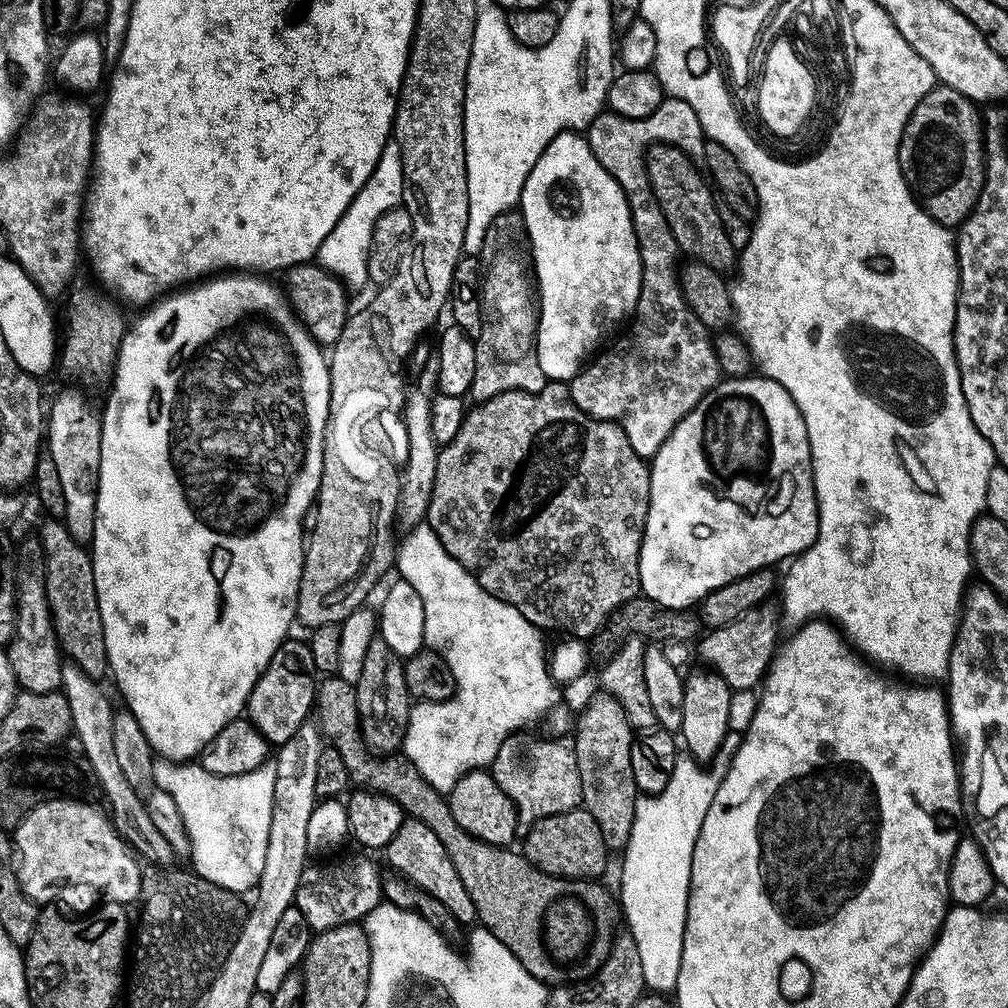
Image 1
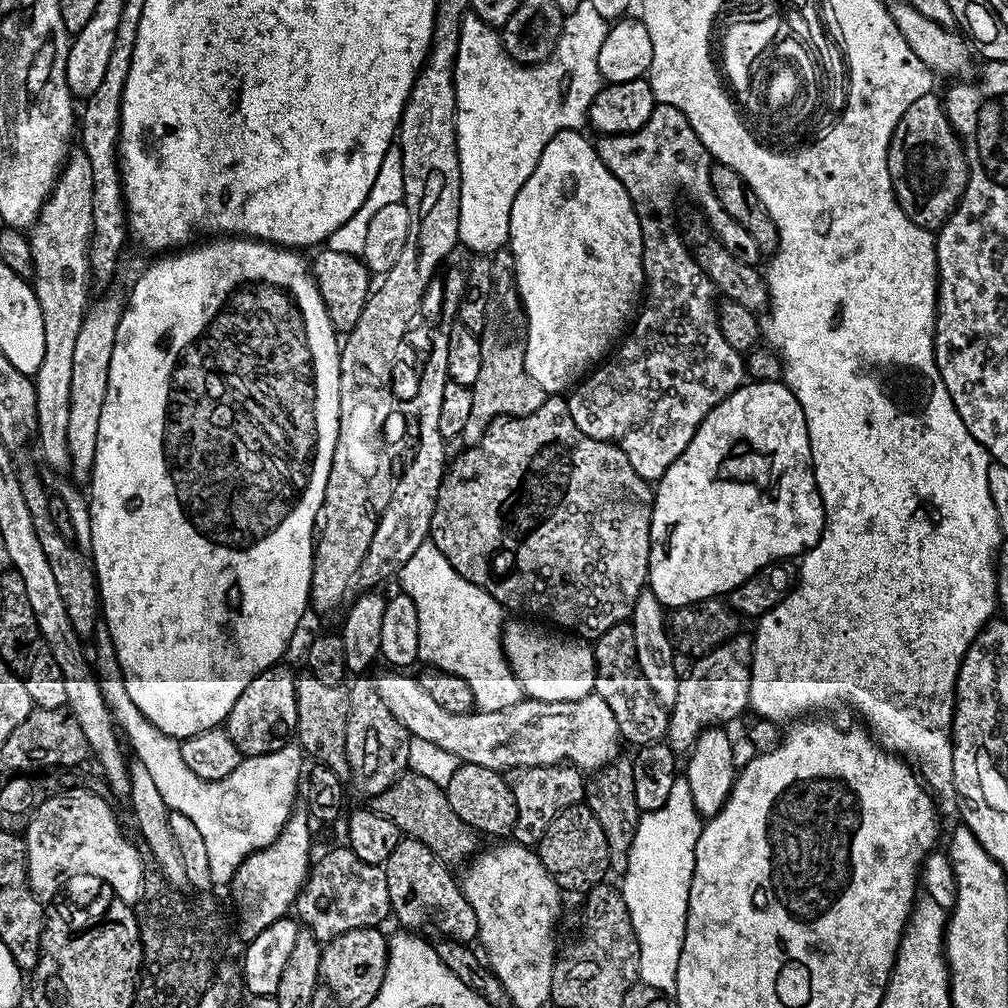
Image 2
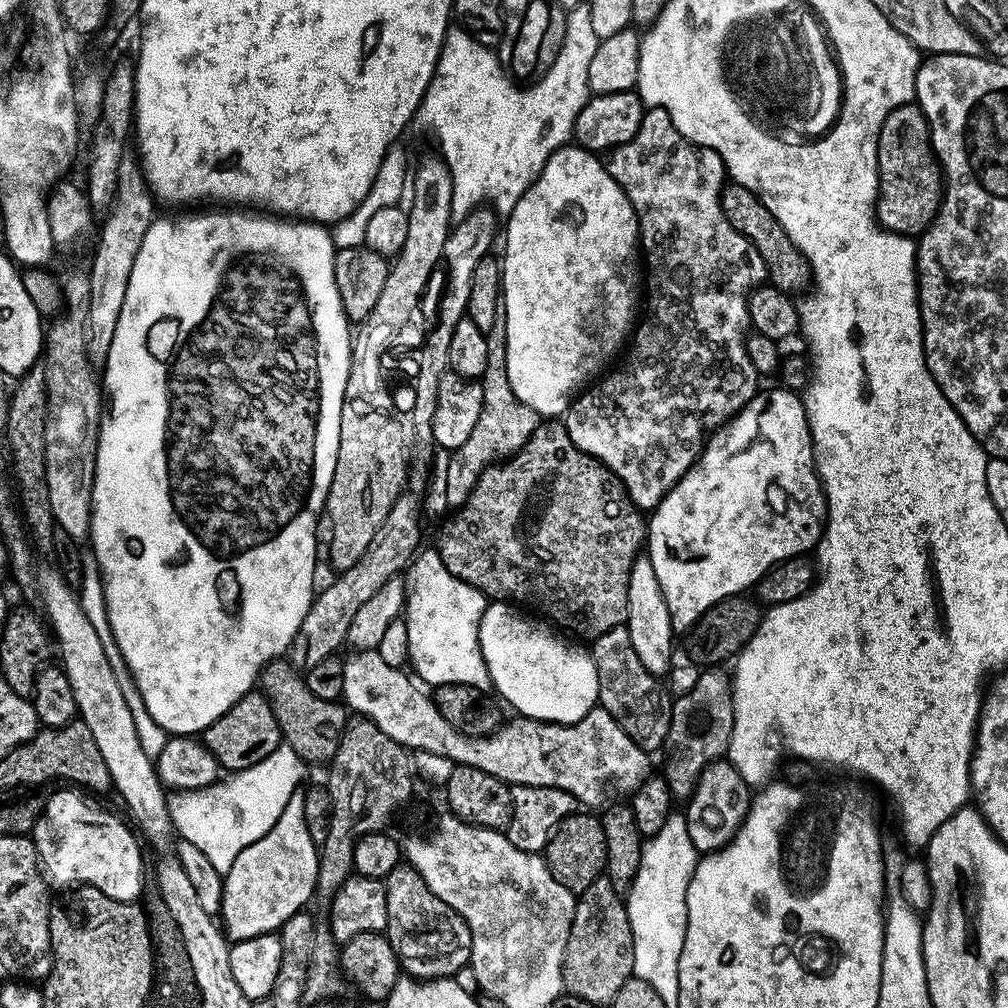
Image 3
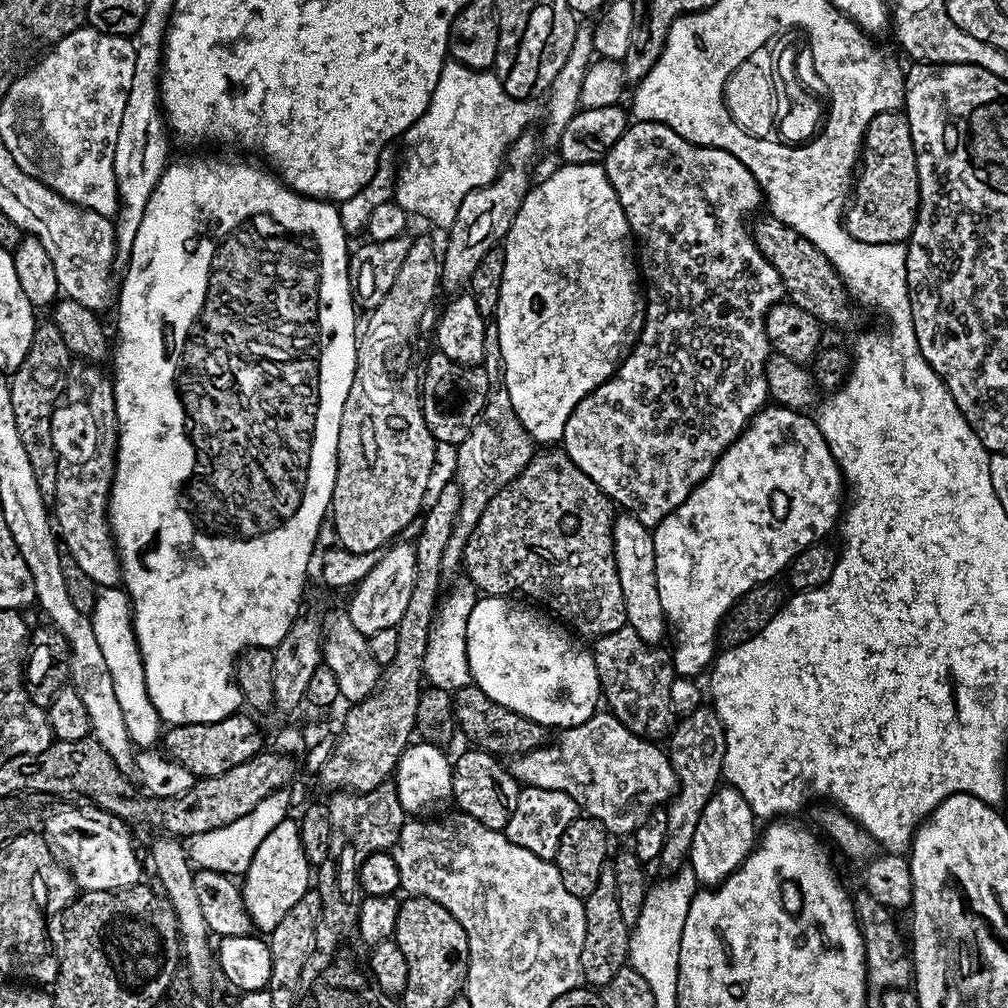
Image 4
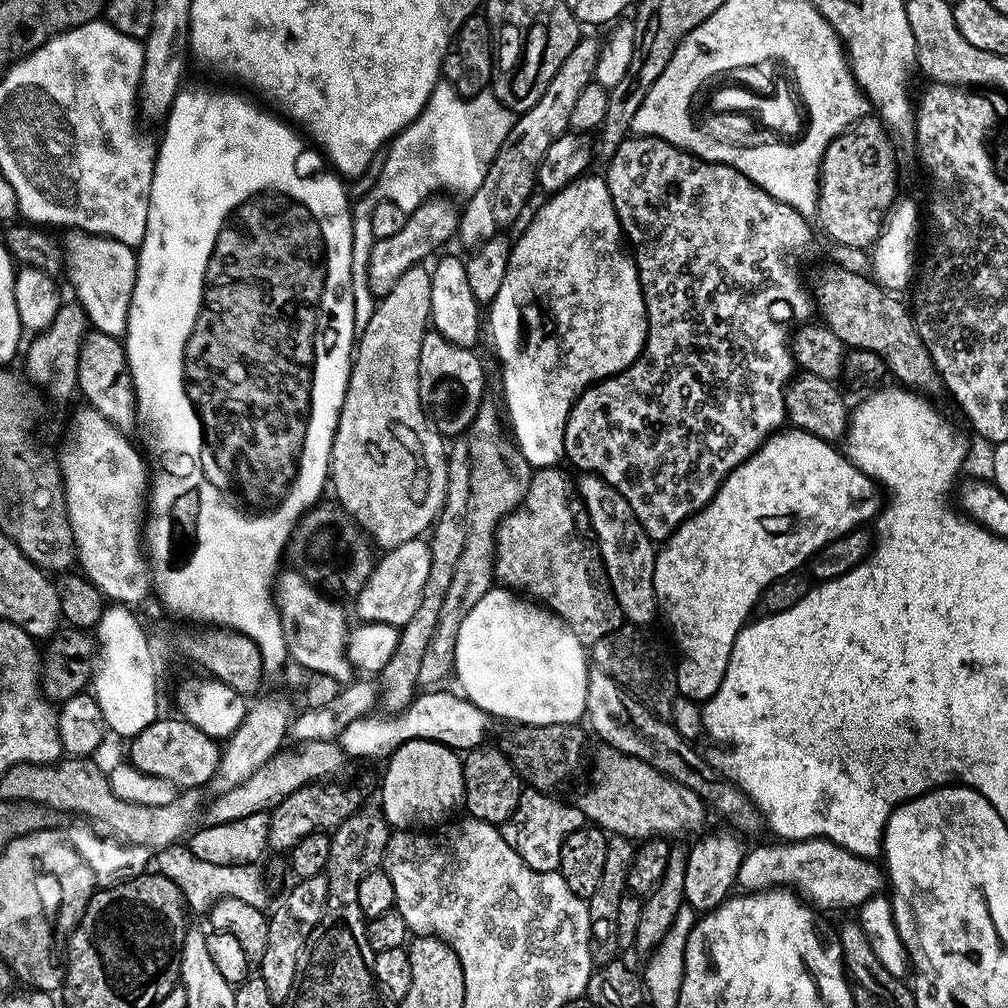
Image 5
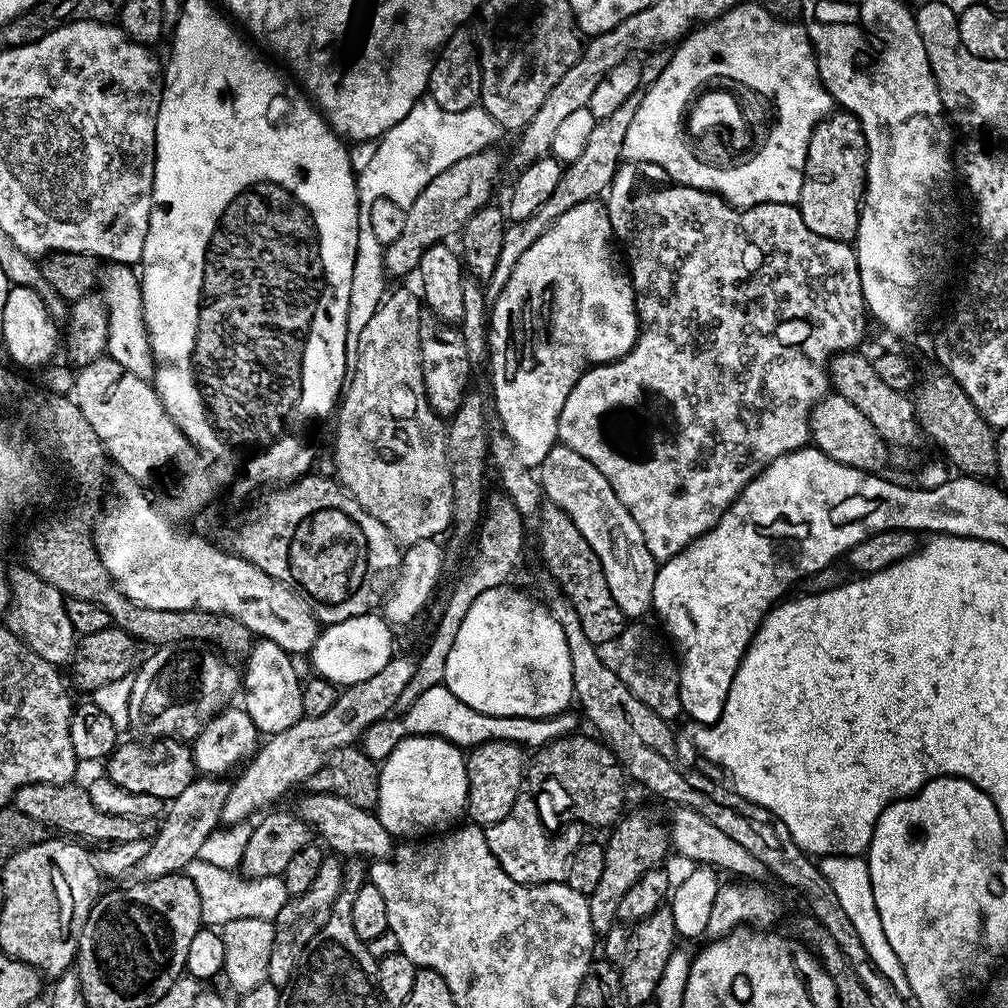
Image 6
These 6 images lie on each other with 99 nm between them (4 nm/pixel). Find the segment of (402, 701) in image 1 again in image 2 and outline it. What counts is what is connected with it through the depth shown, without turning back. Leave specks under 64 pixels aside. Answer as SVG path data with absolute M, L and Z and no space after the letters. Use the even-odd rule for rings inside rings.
M360 674L351 681L350 714L346 722L346 758L352 771L350 780L356 783L357 790L365 798L382 794L382 790L386 790L399 776L409 771L410 742L413 739L402 722L390 714L390 706L382 702L375 683L368 678Z

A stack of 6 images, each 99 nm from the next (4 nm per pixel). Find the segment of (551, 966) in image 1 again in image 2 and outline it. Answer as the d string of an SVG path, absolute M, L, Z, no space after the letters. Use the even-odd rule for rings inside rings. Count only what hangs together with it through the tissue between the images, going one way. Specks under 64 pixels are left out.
M300 674L296 677L296 693L298 722L295 739L315 763L326 765L330 770L334 770L334 774L338 774L340 780L347 781L352 774L346 758L346 722L350 714L349 689L344 684L326 686L326 682L318 682L318 678L311 674ZM411 770L405 772L386 790L382 790L382 794L371 797L370 807L373 812L390 818L390 822L394 822L394 826L398 826L407 839L422 842L445 862L477 855L477 833L466 822L462 822L458 814L454 814L447 791L441 785L430 782L430 778L422 778L422 774Z

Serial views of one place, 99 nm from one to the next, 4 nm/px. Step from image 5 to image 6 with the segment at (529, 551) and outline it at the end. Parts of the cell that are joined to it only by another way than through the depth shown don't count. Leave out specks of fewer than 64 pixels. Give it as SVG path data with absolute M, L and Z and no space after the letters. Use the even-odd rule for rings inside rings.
M545 507L543 516L544 521L540 524L540 560L548 567L548 572L552 575L549 577L574 606L586 638L590 638L594 645L610 642L610 638L618 638L620 631L626 627L626 618L622 610L618 610L618 602L614 602L610 586L606 586L604 571L594 550L590 550L590 542L586 542L578 526L574 526L574 522L560 508Z

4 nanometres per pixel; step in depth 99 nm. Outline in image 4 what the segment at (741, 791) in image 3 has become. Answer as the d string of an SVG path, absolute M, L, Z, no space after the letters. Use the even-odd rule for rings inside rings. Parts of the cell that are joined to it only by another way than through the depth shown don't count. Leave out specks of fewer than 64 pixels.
M721 786L706 802L702 818L694 830L694 842L688 851L687 863L697 881L704 886L715 886L724 881L731 872L754 850L758 840L757 821L754 819L746 798L737 788Z

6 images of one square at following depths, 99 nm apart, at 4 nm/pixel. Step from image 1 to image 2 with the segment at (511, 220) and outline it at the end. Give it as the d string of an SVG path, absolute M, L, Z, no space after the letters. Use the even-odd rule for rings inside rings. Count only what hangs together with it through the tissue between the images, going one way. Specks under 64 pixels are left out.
M501 250L492 256L490 304L490 319L478 334L482 346L482 367L478 369L478 378L470 386L474 402L470 406L470 418L459 437L468 446L478 443L494 421L534 414L546 398L542 386L538 386L526 370L526 321L524 309L520 306L520 293L516 290L516 263L511 251Z

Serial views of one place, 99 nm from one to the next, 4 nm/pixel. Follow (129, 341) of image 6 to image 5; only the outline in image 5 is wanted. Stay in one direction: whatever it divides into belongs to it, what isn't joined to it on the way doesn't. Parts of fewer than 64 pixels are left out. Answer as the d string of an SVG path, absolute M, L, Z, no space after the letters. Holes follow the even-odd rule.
M75 230L65 236L68 237L63 237L62 247L66 277L76 291L75 303L82 305L88 315L88 323L95 331L123 337L128 328L130 302L134 294L137 253L130 246L108 236L92 236L89 232Z

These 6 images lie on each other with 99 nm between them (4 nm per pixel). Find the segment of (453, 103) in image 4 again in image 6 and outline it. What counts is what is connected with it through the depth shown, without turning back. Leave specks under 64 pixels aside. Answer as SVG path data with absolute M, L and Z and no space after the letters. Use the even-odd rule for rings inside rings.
M422 98L412 107L410 114L406 114L406 118L402 118L402 122L398 122L375 141L373 148L376 149L373 150L372 157L365 162L364 169L359 169L356 178L356 193L359 202L358 242L356 243L354 271L350 284L350 305L347 310L347 346L350 350L356 348L363 330L376 313L377 306L380 305L386 294L384 284L388 282L388 275L384 271L384 247L378 242L378 238L374 237L374 232L369 225L370 206L374 206L374 202L378 202L378 198L390 198L390 202L398 202L398 206L402 206L405 210L408 209L414 202L414 198L418 198L418 194L422 194L422 190L426 186L430 186L430 182L434 182L434 178L438 178L438 174L450 170L450 166L454 166L454 162L462 162L462 158L470 158L470 154L478 154L482 150L493 147L497 143L495 140L500 135L502 135L500 124L494 122L494 118L490 118L490 114L482 106L451 112L442 110L442 106L438 106L438 102L434 102L431 98Z

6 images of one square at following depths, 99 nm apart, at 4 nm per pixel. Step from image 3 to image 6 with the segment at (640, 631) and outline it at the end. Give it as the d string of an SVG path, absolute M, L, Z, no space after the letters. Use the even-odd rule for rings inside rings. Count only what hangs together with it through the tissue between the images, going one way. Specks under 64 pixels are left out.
M558 442L552 447L550 454L546 454L544 463L539 465L538 479L543 488L543 495L555 507L567 514L574 522L574 526L578 526L578 530L586 538L586 542L590 542L590 550L594 550L604 571L606 586L610 586L610 594L614 598L614 602L618 602L618 610L622 610L625 618L644 618L640 616L649 615L652 612L654 578L658 561L652 557L650 550L646 550L646 542L642 538L642 530L638 530L638 522L634 522L630 510L626 510L626 506L622 506L618 494L614 494L607 478L594 465L586 462L586 458L582 458L582 454L574 454L574 450L570 450L566 445Z

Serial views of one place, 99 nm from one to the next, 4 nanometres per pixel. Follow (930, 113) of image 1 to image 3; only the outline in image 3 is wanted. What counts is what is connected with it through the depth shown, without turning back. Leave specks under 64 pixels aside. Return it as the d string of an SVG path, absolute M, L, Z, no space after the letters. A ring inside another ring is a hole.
M903 104L887 113L879 121L878 138L878 174L880 175L880 192L876 196L876 220L887 232L897 232L899 236L919 237L932 224L944 200L944 174L936 155L932 153L932 139L928 133L928 123L919 104Z

